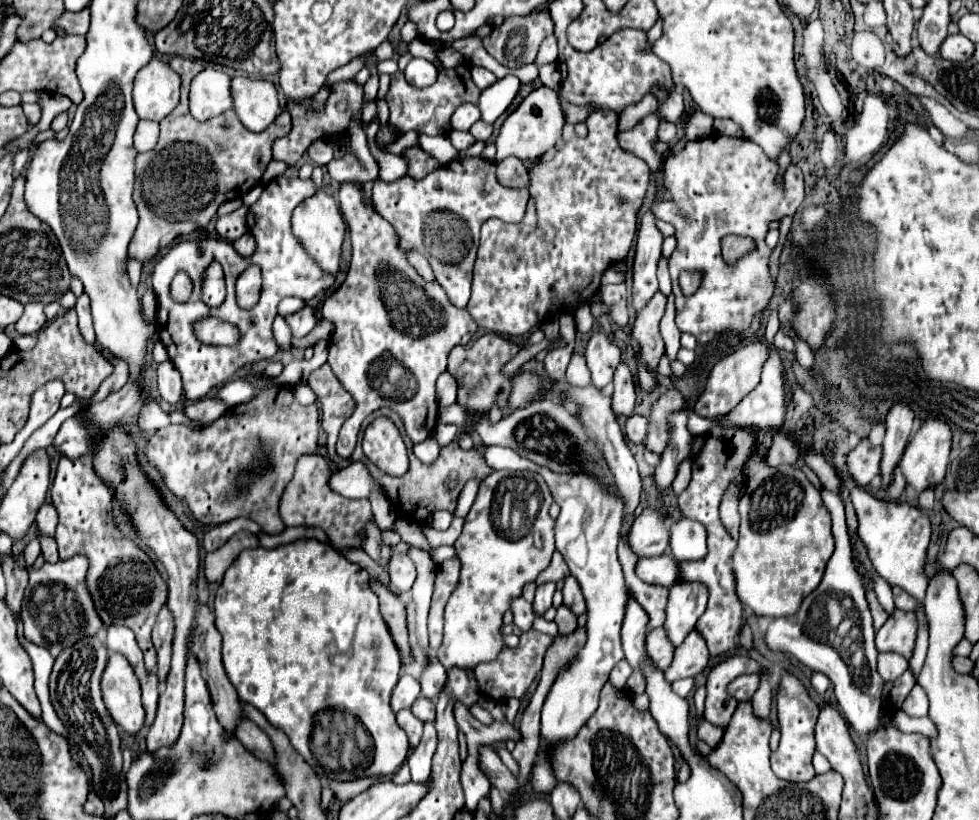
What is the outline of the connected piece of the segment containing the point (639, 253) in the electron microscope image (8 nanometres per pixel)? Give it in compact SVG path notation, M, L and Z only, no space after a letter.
M652 207L640 219L640 231L636 241L636 255L634 255L634 289L632 289L632 305L634 309L642 309L646 301L658 291L656 281L656 265L662 255L662 241L664 235L656 227L656 215Z

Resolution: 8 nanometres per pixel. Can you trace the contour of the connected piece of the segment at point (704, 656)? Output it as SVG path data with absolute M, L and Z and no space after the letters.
M692 631L684 643L680 647L676 647L674 653L674 661L672 665L664 671L666 679L672 683L676 679L686 679L686 677L696 677L698 673L704 671L704 667L708 665L708 649L706 649L706 641L702 639L702 635L698 631Z

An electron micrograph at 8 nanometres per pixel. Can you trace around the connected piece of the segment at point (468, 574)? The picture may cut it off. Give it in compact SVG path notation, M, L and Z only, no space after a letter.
M494 471L490 477L486 477L486 481L480 483L476 501L464 519L462 535L454 543L454 549L462 561L462 569L460 581L446 603L444 641L436 653L446 669L454 665L462 669L474 669L478 663L494 661L494 657L500 655L504 649L504 639L500 635L504 613L510 609L512 601L522 595L524 585L536 581L536 577L550 565L554 553L554 519L548 515L552 495L546 483L536 475L534 481L540 491L540 511L530 533L518 541L498 535L490 519L490 507L494 501L494 491L502 481L506 483L506 477L500 477L500 473Z

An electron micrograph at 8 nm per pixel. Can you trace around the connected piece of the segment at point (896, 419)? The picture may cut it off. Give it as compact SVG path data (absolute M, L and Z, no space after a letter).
M894 403L886 415L886 437L884 437L884 455L882 455L882 483L884 487L892 481L892 469L902 457L902 449L910 439L914 427L914 411L904 403Z

